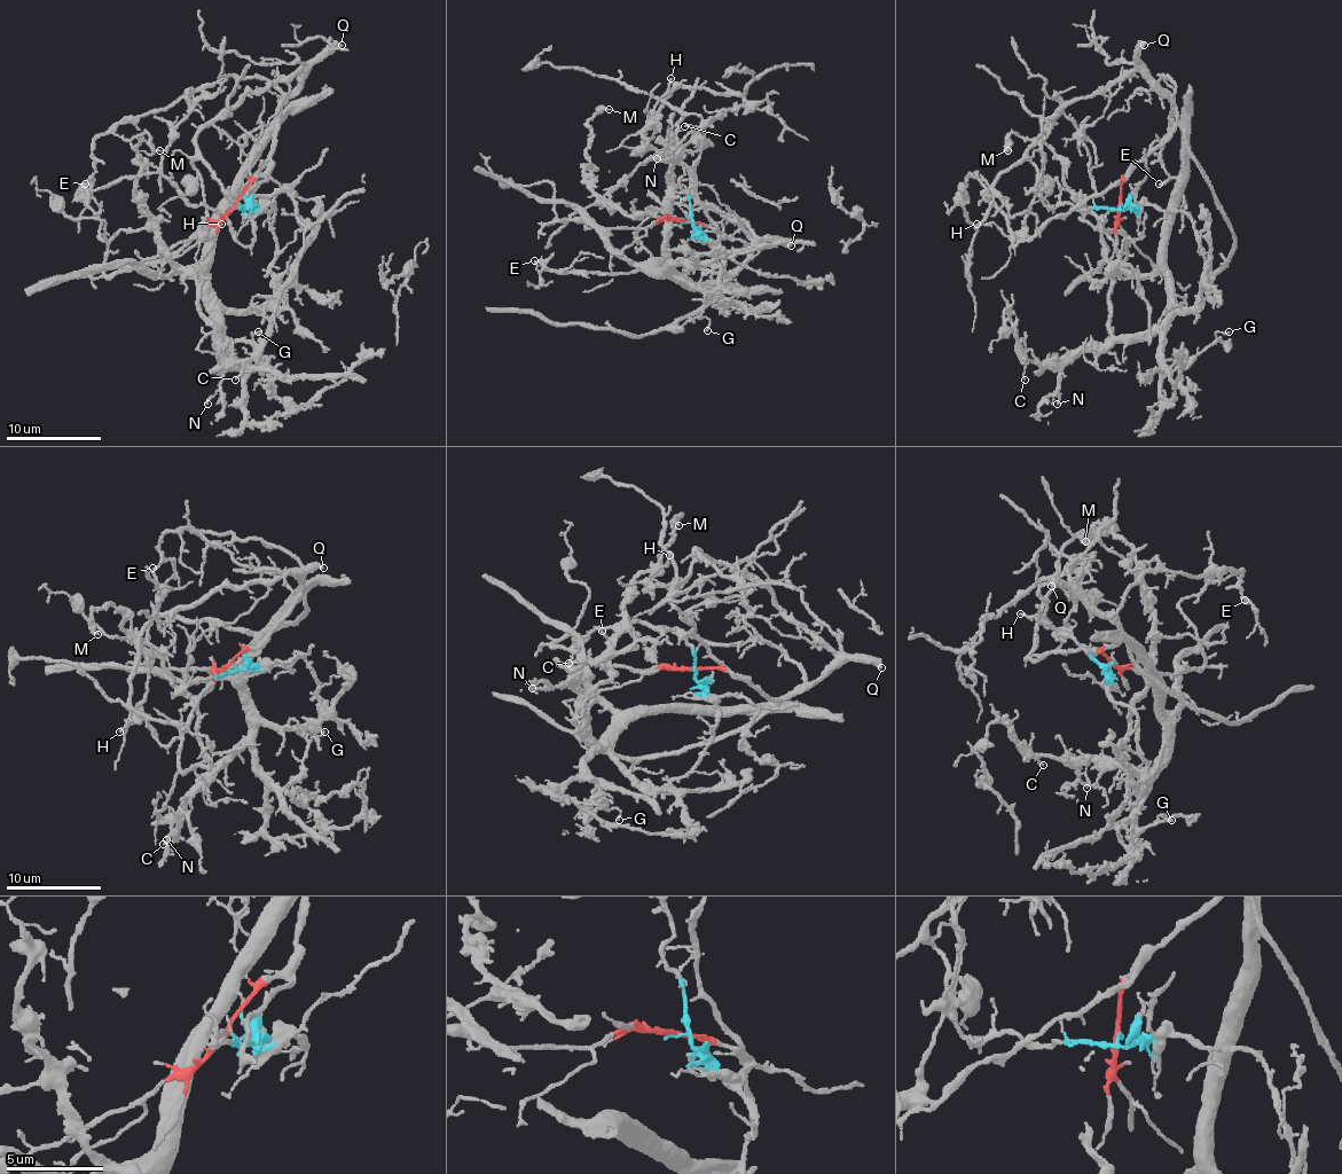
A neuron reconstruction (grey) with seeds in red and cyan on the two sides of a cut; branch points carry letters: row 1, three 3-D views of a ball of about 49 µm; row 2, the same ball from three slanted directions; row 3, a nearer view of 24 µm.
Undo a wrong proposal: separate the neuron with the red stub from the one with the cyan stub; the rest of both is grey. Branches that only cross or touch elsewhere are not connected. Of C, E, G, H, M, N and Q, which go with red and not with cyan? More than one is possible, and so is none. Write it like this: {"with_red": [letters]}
{"with_red": ["E", "H", "Q"]}

